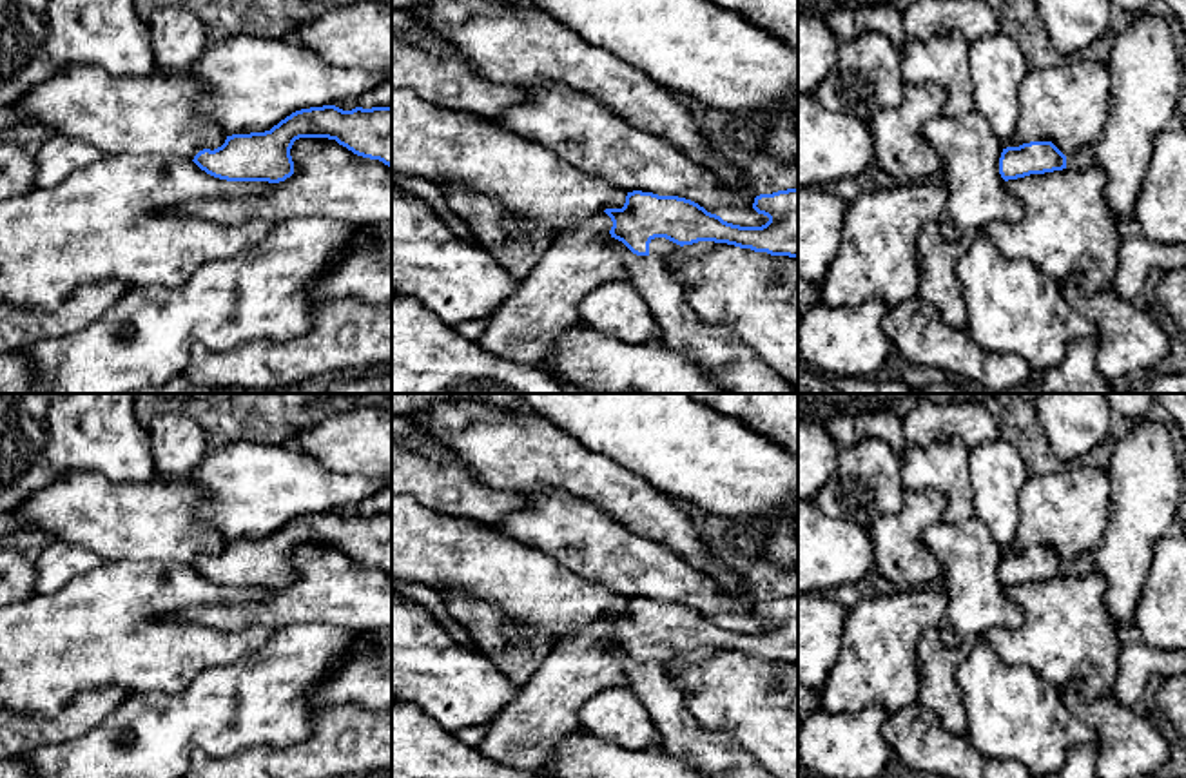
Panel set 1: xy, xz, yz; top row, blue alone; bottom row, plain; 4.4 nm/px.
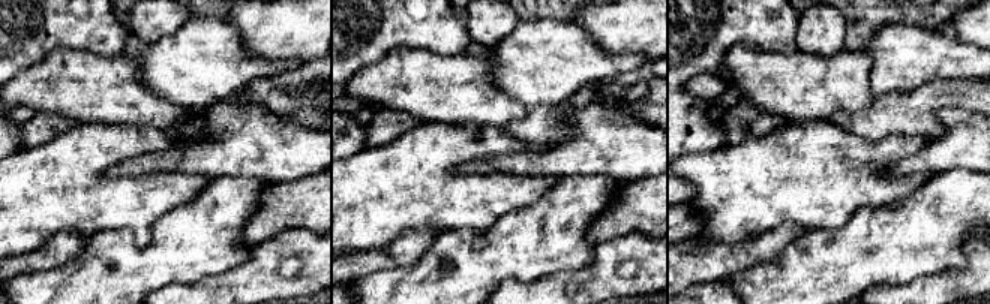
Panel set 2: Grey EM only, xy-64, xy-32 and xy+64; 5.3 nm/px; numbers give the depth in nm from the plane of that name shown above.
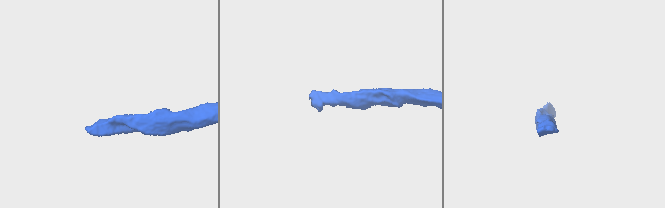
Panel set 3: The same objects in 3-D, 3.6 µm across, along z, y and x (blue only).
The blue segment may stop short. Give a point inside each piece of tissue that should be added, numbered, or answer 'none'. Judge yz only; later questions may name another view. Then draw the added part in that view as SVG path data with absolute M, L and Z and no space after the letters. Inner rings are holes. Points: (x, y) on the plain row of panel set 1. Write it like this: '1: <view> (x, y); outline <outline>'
1: yz (1083, 564); outline M1081 553L1075 560L1066 562L1066 575L1086 575L1095 571L1094 555Z

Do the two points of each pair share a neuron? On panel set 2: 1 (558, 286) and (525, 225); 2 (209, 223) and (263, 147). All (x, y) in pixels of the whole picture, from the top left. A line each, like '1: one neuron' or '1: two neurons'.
1: two neurons
2: two neurons

